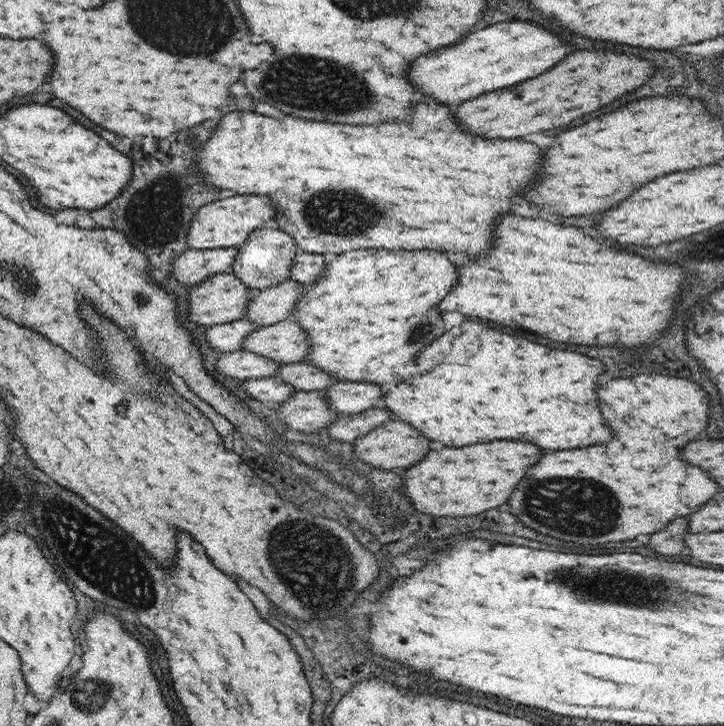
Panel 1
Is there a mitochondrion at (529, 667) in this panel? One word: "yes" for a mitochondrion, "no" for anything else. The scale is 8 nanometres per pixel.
no

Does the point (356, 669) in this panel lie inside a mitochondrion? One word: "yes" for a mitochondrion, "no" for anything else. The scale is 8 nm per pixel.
no

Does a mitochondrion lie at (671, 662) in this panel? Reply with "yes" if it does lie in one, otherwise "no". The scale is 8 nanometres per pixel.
no

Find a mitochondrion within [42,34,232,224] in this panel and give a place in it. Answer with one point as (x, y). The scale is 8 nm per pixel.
(169, 181)

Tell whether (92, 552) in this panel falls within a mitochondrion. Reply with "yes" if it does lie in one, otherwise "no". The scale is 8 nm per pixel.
yes

